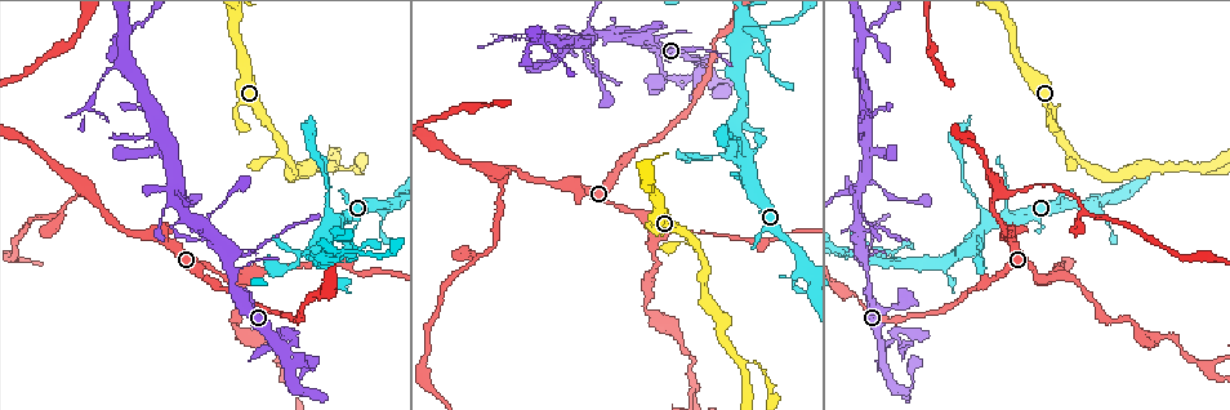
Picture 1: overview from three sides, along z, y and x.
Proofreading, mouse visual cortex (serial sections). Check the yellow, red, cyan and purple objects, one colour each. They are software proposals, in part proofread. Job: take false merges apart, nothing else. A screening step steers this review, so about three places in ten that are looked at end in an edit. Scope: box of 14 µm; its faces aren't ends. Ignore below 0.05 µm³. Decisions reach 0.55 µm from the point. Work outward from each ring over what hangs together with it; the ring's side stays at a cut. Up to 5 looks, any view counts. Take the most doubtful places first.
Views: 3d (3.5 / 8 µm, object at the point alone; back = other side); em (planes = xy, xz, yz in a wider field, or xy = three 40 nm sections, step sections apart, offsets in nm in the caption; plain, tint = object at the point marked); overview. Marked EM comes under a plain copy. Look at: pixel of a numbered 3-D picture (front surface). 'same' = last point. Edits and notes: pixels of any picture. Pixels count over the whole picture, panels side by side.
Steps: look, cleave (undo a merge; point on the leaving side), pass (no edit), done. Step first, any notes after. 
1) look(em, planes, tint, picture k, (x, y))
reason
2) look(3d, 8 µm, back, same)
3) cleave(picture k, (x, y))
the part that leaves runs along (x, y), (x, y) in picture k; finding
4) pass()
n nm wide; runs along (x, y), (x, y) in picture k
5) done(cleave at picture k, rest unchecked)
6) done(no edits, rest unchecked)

look(3d, 3.5 µm, picture 1, (1047, 277))
arms part here

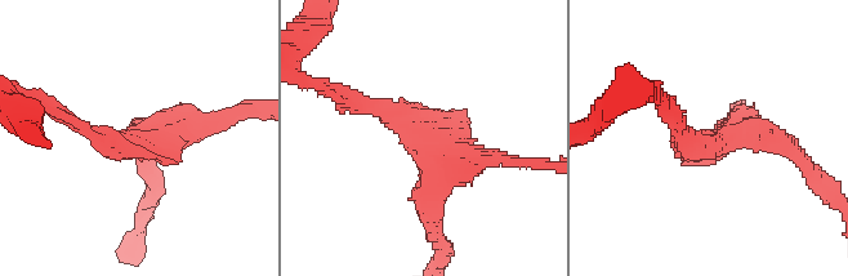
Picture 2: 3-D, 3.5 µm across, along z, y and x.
look(em, xy, step 2, tint, picture 2, (716, 141))
now the EM

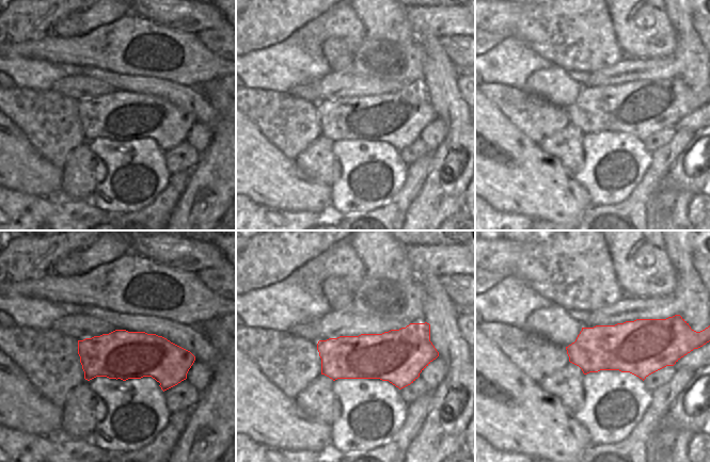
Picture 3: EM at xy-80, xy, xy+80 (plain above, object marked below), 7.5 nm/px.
look(em, xy, step 1, tint, same)

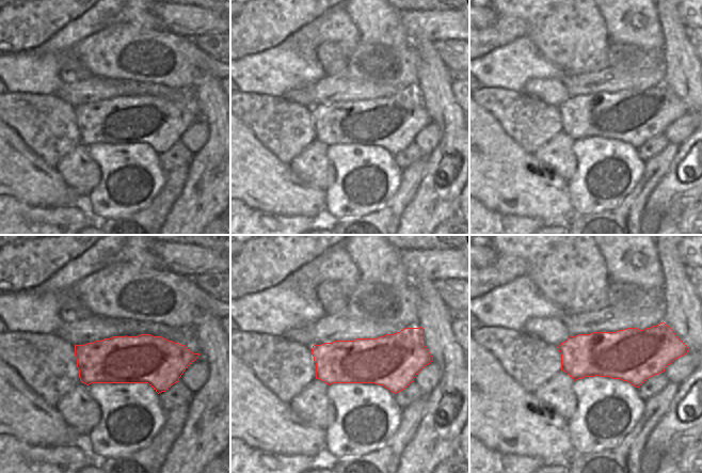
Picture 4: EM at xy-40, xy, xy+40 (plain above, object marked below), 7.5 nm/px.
pass()
runs along (362, 103), (418, 136), (429, 218) in picture 2; all the same cell

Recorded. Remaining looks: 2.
look(3d, 3.5 µm, picture 1, (232, 324))
sharp bend

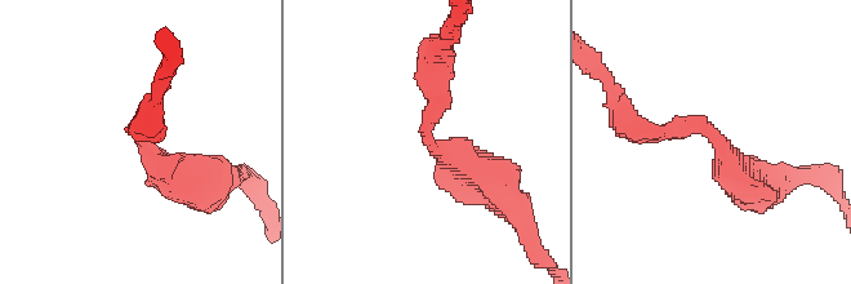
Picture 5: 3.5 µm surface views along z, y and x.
look(em, xy, step 1, tint, picture 5, (713, 132))
arms of 250, 400 nm

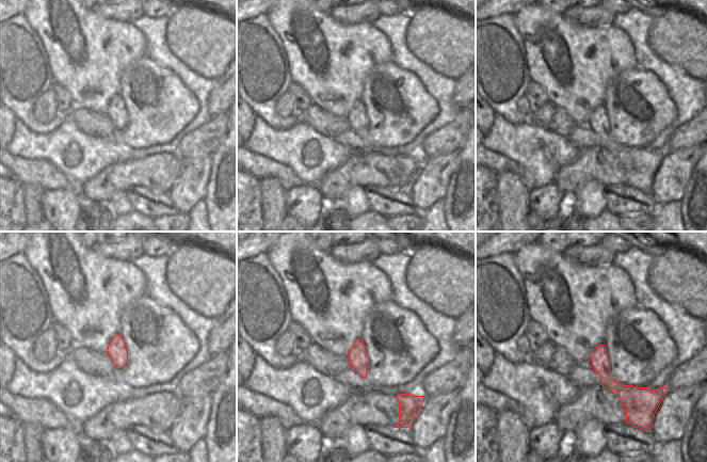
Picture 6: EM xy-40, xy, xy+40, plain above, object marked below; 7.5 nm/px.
pass()
runs along (600, 347), (604, 376), (628, 413) in picture 6; continuous, no second cell

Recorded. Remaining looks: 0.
done(no edits, rest unchecked)

